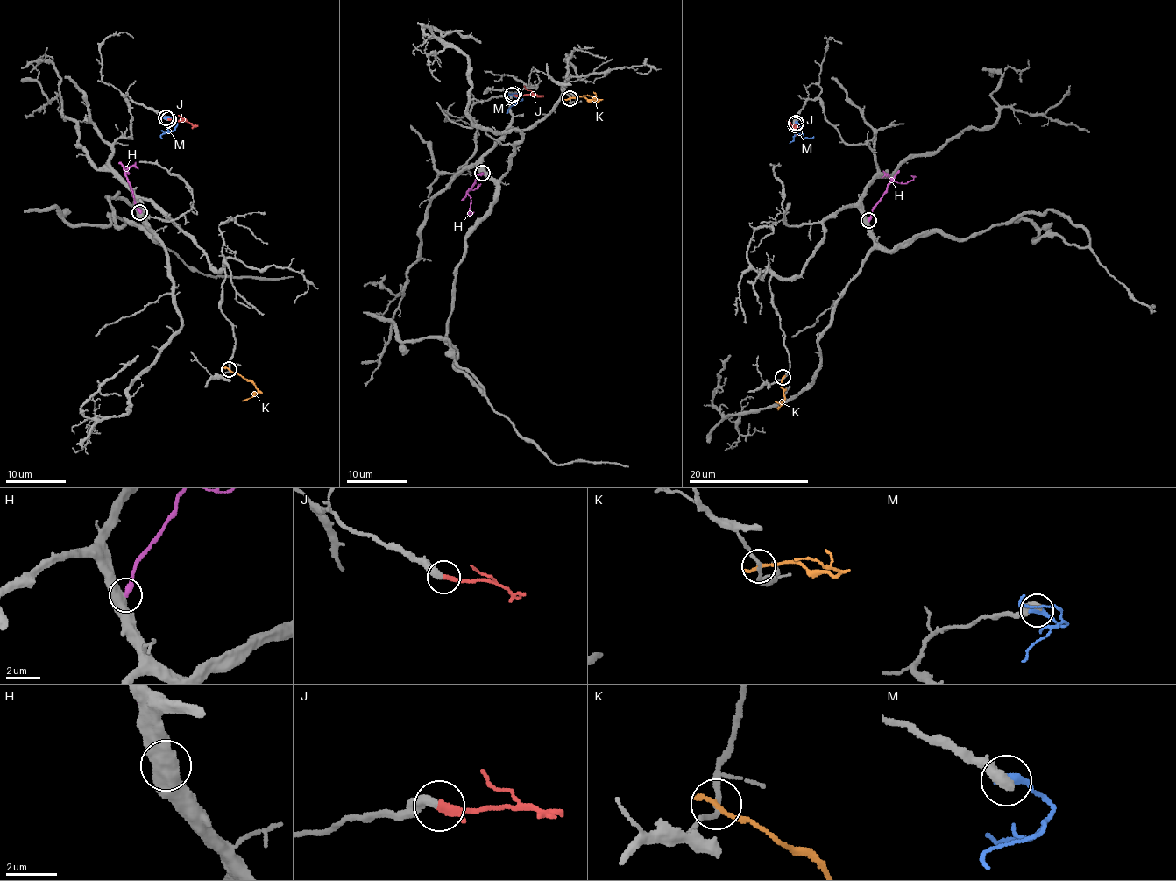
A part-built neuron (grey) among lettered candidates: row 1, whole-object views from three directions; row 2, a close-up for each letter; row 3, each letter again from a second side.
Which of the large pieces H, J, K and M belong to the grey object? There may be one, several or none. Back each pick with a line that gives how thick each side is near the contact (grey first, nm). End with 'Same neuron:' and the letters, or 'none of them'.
J: 420 nm thick on the grey side, 320 nm on the other
Same neuron: J

